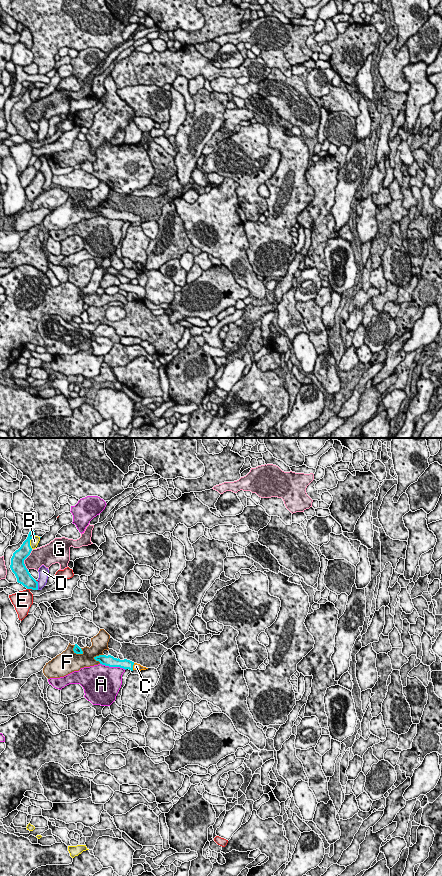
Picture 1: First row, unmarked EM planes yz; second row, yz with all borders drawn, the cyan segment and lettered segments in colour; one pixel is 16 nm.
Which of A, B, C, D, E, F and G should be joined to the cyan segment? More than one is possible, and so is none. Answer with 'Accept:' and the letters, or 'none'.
Accept: C

